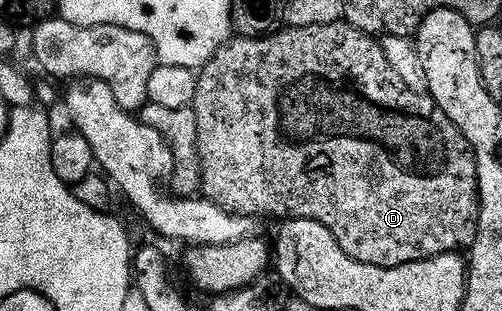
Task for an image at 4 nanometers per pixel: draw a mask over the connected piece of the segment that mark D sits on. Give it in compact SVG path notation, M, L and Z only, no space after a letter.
M342 19L334 21L333 23L314 24L310 27L297 27L296 29L283 27L280 33L271 31L262 36L232 36L230 39L224 41L223 44L216 49L215 54L198 70L195 79L195 99L193 108L195 110L195 122L197 123L197 143L195 146L199 152L201 193L206 200L212 201L214 205L221 207L227 213L235 213L238 217L249 217L252 219L258 219L258 217L279 217L278 219L283 219L288 215L291 217L314 219L314 221L321 223L331 231L333 239L337 239L337 243L341 247L341 251L345 251L345 255L349 255L361 263L373 263L374 265L400 265L401 263L409 263L410 261L420 261L421 259L432 257L433 255L463 251L470 246L471 240L475 237L475 221L479 218L479 203L478 200L476 200L477 190L475 188L477 171L475 170L475 156L469 147L469 143L465 139L465 135L461 135L461 131L457 131L455 124L443 114L441 107L437 107L437 103L430 95L426 92L418 93L417 91L413 91L397 75L397 71L393 71L393 67L389 67L389 63L385 63L383 46L374 36L365 34L361 32L360 29L355 29Z

